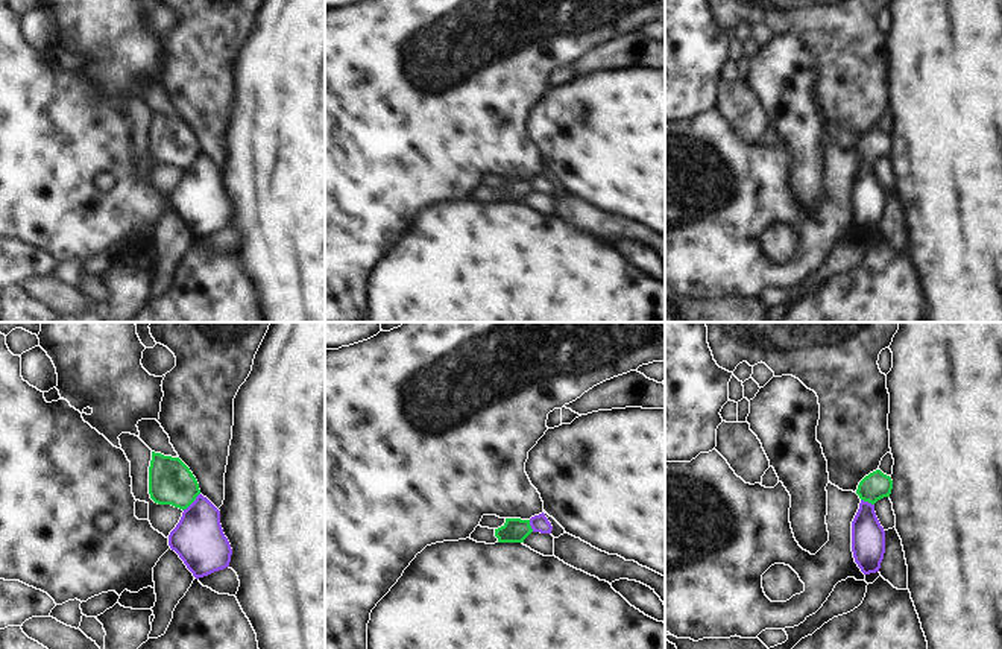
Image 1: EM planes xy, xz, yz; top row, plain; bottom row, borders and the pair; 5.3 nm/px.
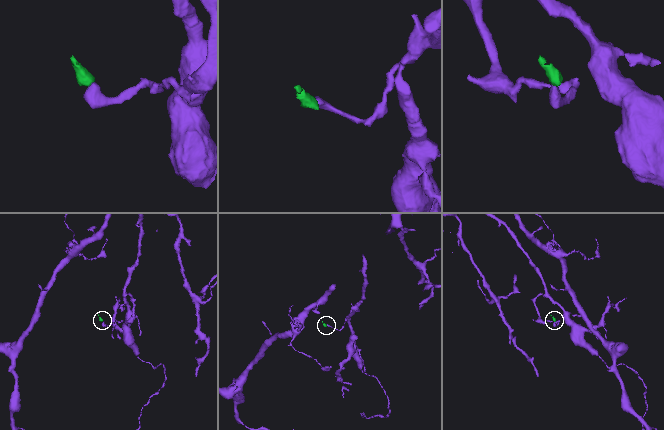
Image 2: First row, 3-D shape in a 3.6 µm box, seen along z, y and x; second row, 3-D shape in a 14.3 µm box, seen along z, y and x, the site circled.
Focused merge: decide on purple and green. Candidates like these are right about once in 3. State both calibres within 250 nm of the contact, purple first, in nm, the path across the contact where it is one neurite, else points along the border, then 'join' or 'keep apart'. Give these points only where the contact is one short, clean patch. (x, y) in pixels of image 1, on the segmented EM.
280 nm thick on the purple side, 240 nm on the other; border along xy (199, 493), (182, 509); keep apart

